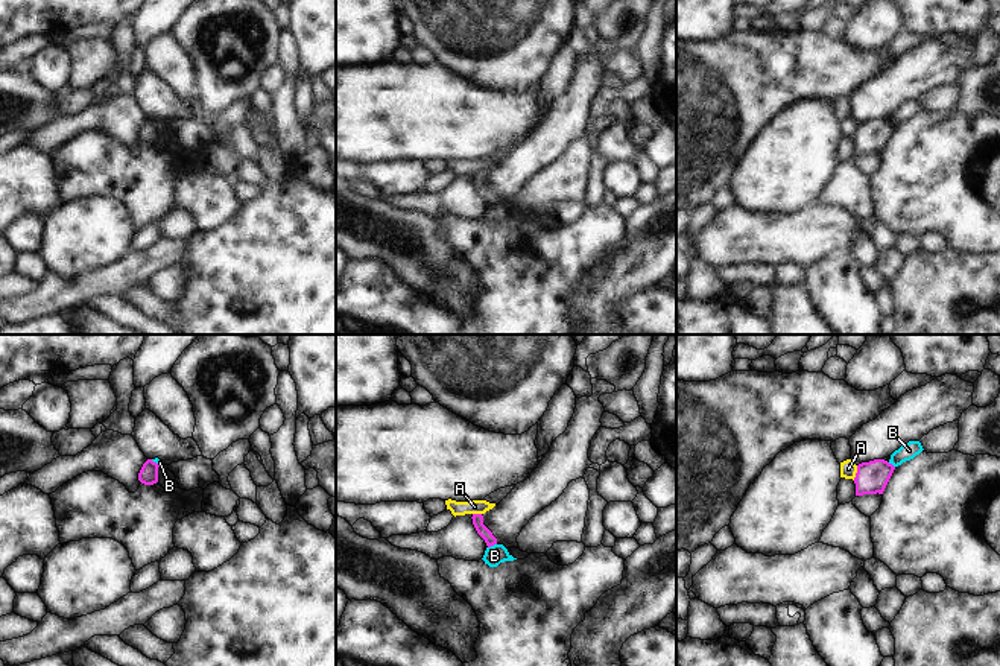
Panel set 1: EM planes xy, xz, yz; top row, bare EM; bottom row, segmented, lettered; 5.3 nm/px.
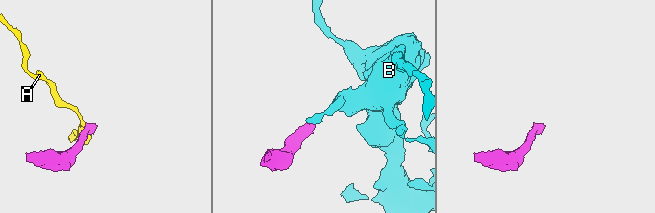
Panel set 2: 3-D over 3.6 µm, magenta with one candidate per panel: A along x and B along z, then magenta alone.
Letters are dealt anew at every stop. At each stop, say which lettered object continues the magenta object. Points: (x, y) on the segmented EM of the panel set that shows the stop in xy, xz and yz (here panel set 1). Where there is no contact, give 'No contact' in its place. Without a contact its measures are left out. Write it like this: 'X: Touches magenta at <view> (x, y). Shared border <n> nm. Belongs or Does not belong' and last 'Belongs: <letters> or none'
A: Touches magenta at yz (856, 473). Shared border 80 nm. Does not belong
B: Touches magenta at xz (491, 545). Shared border 50 nm. Does not belong
Belongs: none

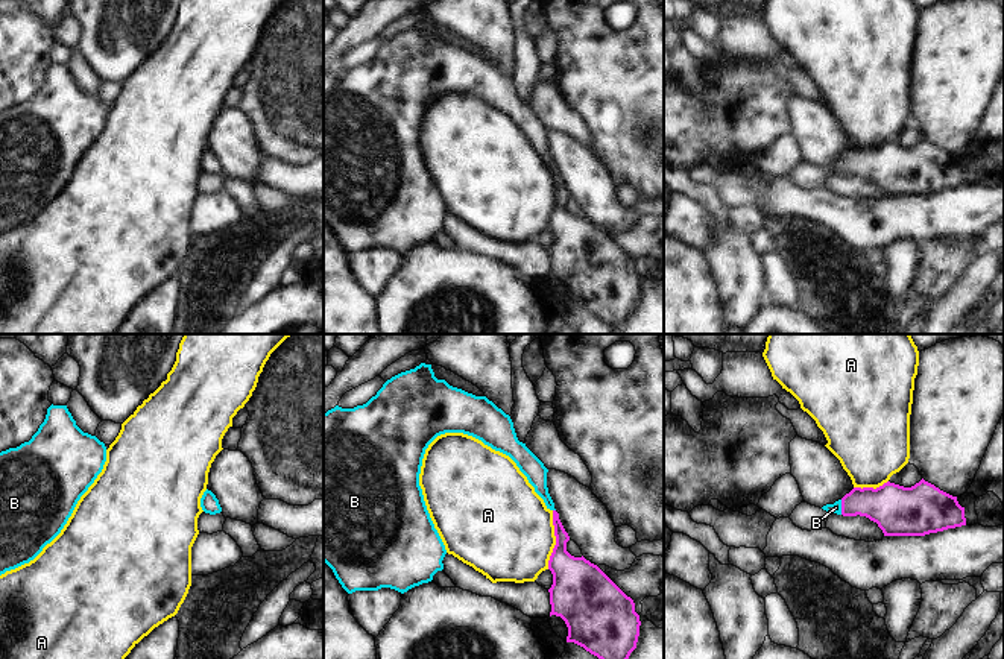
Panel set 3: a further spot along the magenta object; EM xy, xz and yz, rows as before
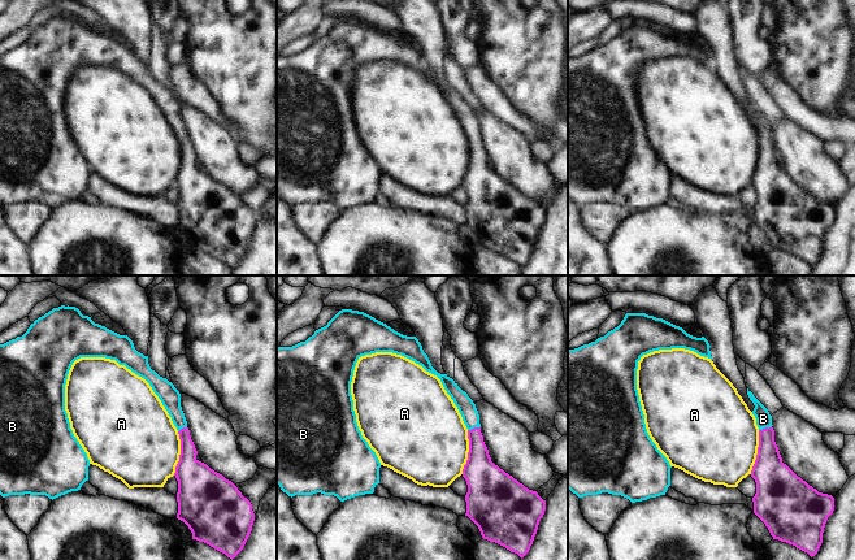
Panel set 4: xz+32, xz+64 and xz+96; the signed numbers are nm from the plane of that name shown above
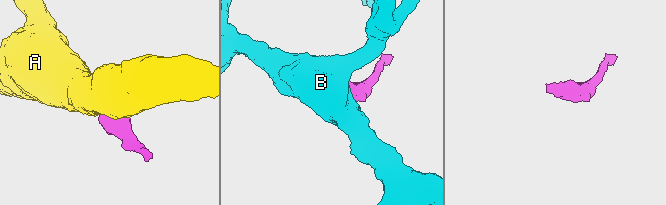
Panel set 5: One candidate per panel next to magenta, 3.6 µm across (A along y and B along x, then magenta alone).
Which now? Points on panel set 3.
A: Touches magenta at xz (556, 539). Shared border 320 nm. Does not belong
B: Touches magenta at yz (842, 507). Shared border 80 nm. Belongs
Belongs: B

